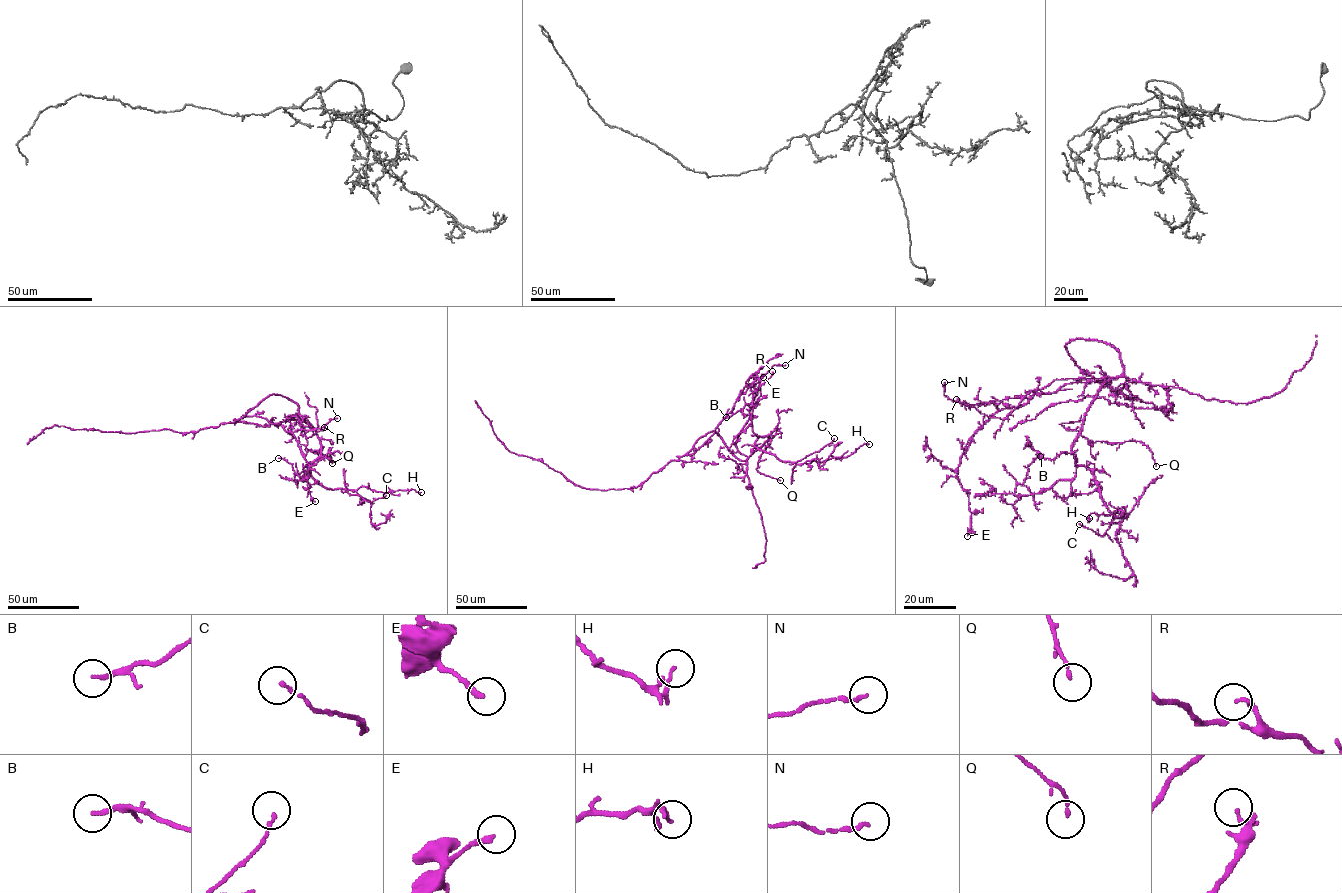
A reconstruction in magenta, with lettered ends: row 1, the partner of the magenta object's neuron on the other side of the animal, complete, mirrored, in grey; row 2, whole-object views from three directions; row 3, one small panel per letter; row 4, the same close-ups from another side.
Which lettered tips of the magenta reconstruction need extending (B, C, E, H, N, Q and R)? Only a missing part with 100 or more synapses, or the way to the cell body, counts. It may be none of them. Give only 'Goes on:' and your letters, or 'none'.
Goes on: none

